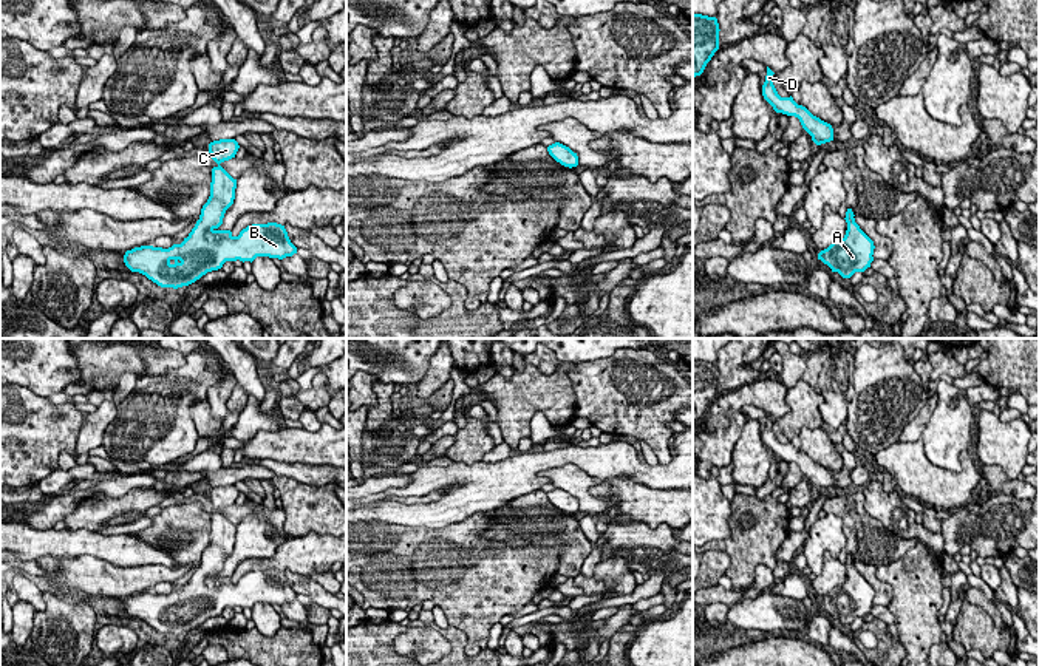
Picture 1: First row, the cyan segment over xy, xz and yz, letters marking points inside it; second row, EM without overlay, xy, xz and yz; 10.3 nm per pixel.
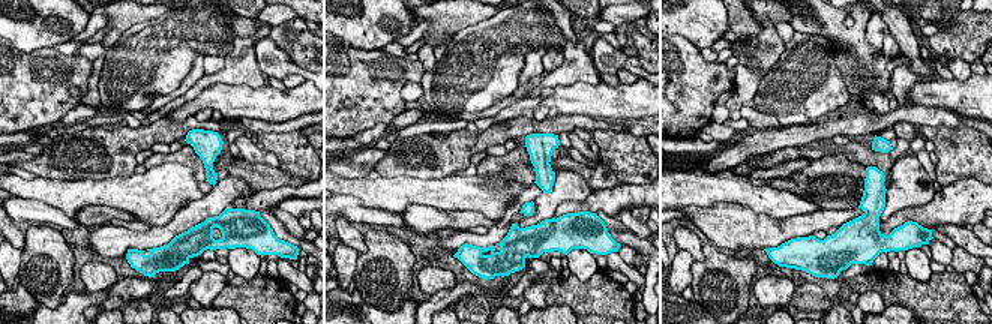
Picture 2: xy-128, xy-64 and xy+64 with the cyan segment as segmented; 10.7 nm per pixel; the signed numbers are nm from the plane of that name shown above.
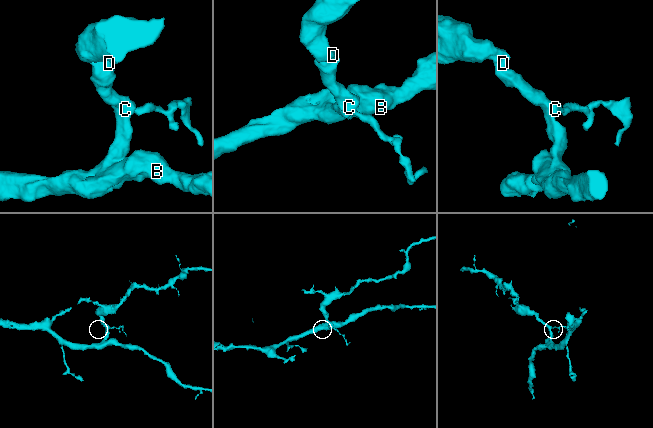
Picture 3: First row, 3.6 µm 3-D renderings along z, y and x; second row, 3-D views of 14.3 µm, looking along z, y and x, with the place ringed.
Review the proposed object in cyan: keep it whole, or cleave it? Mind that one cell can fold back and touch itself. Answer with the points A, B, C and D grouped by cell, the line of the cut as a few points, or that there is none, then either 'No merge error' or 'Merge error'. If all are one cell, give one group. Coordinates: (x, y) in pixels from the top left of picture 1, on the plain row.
Groups: A B C D. No split. No merge error

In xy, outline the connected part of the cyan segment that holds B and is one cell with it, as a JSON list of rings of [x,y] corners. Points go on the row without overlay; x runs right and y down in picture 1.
[[[235,485],[209,490],[209,499],[218,510],[212,515],[210,542],[199,566],[181,590],[169,595],[141,592],[127,596],[124,609],[161,634],[182,634],[203,621],[223,613],[226,607],[254,607],[257,603],[283,606],[297,600],[284,572],[277,569],[252,570],[233,583],[220,576],[226,556],[233,550],[237,525],[220,510],[235,504],[240,491]]]

